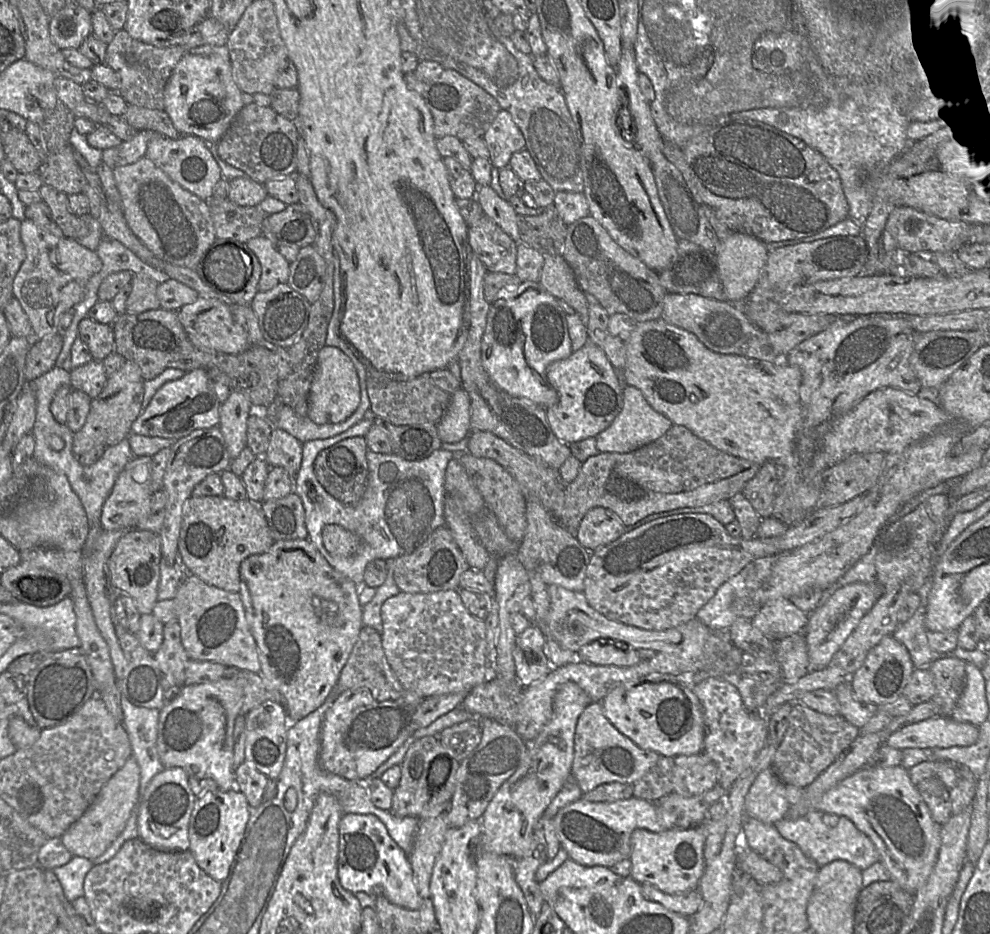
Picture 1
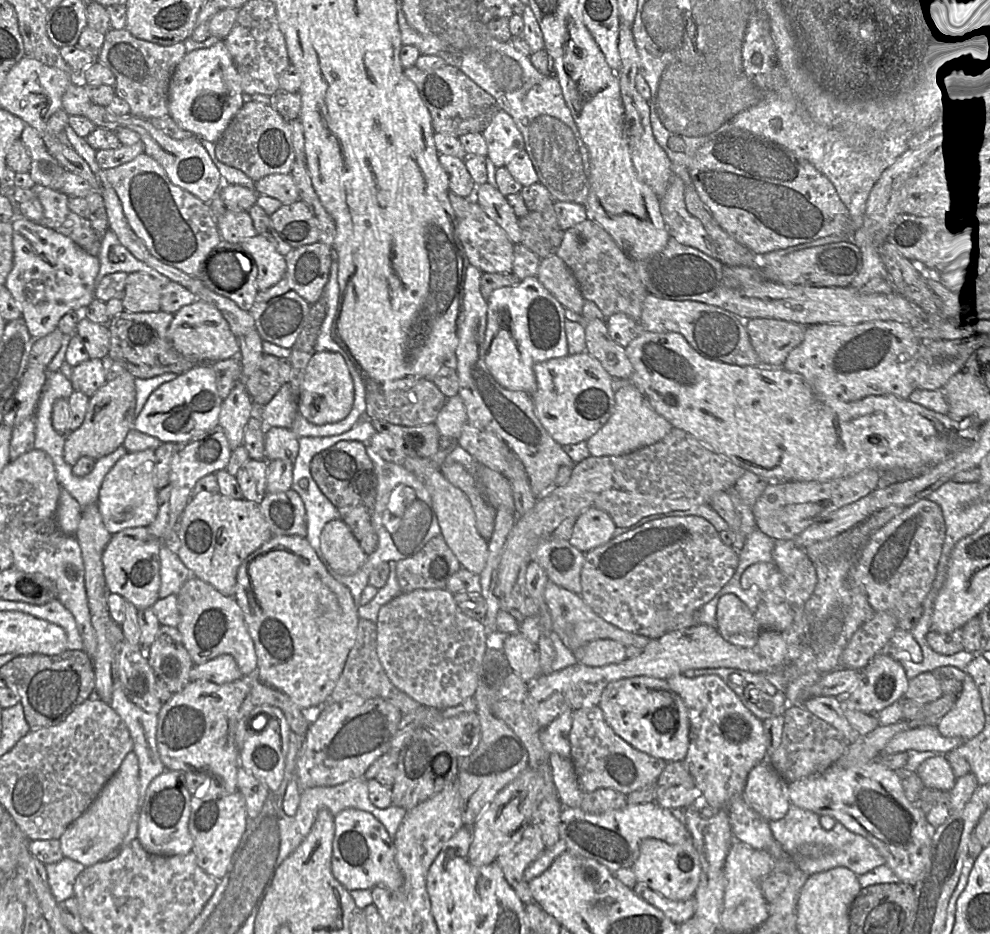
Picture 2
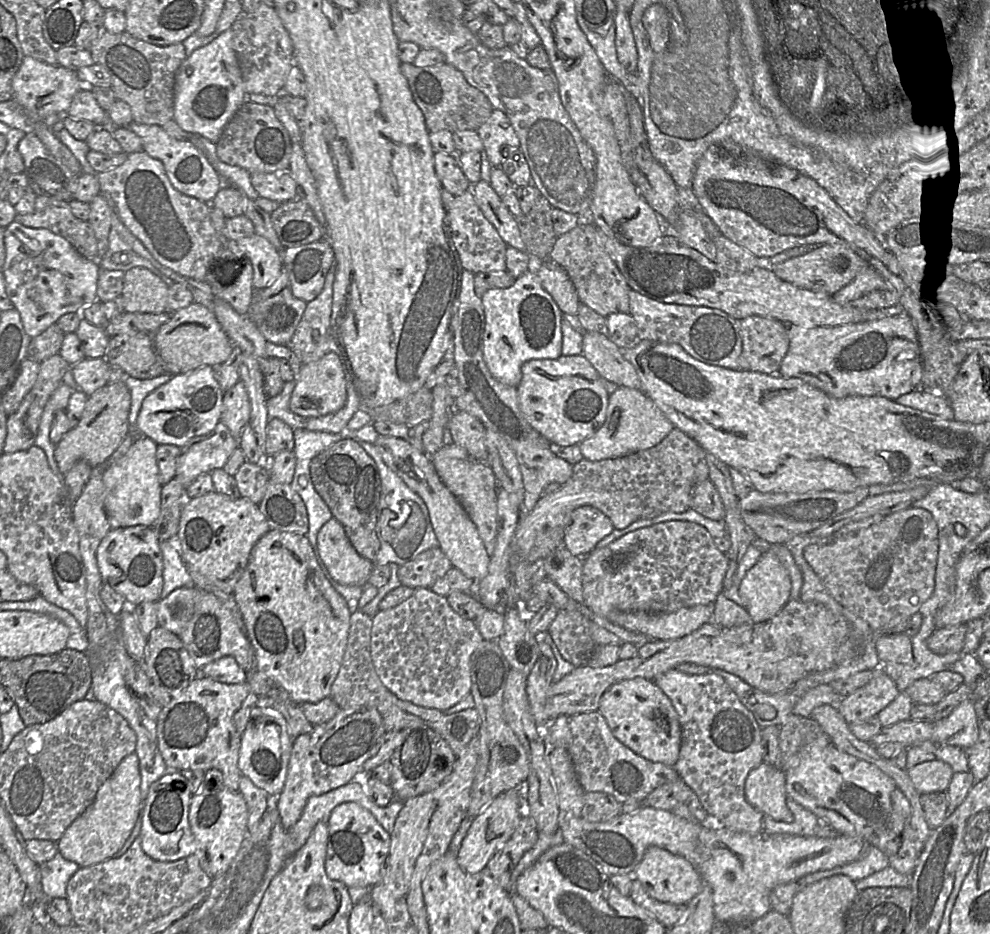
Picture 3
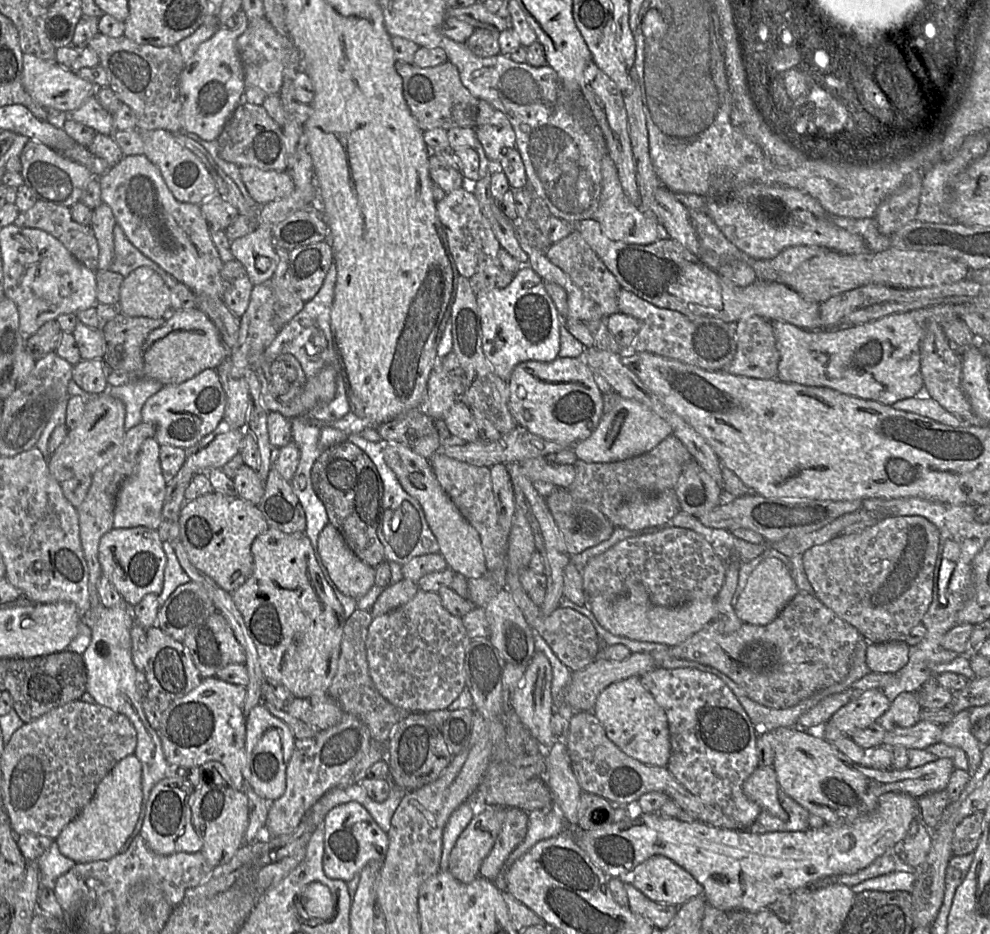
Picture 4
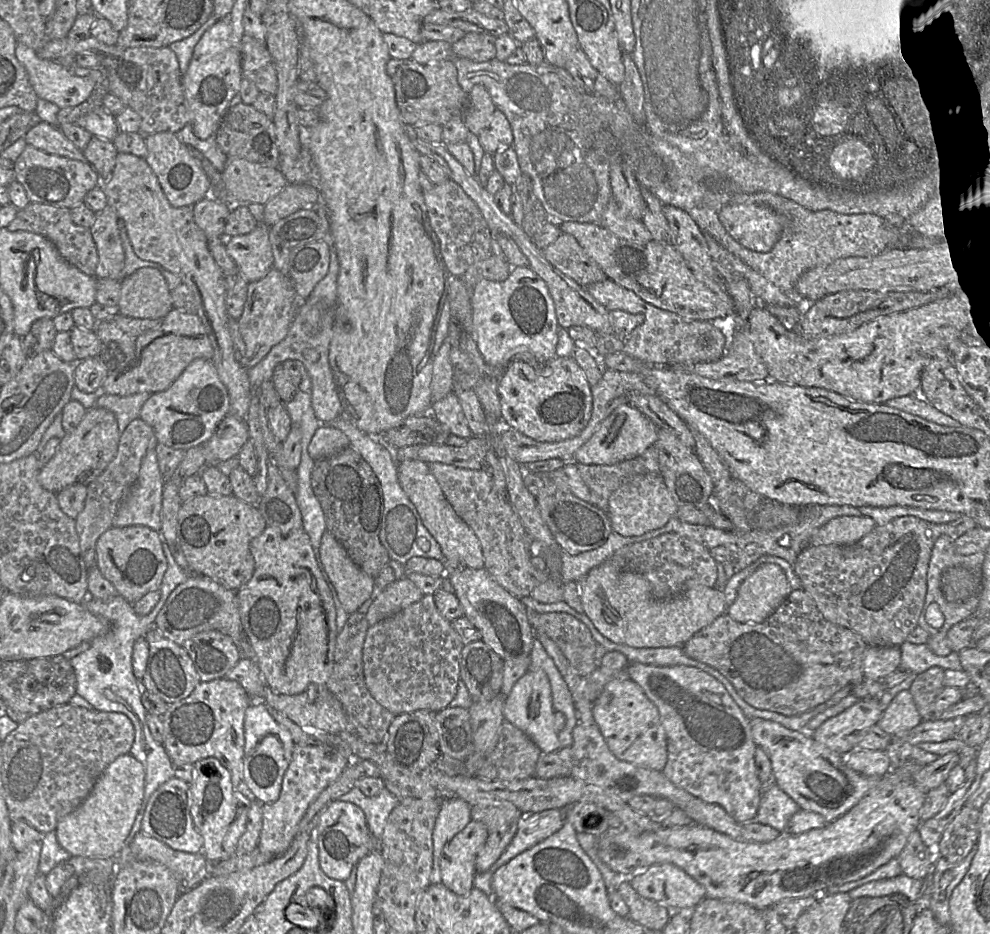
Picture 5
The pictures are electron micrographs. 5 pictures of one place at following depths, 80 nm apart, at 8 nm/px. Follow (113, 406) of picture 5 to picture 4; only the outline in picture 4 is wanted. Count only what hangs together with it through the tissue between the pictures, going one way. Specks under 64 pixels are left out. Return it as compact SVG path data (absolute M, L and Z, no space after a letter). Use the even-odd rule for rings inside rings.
M132 379L117 387L108 387L107 393L120 399L126 408L126 431L142 422L142 408L146 401L165 386L154 379Z

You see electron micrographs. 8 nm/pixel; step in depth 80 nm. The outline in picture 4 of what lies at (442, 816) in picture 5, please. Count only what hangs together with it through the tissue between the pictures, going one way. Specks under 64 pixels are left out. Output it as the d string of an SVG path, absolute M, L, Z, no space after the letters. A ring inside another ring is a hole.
M472 799L462 803L450 815L442 835L442 855L439 865L440 870L447 870L448 859L452 848L454 847L458 837L468 826L474 815L478 811L478 807L472 803Z

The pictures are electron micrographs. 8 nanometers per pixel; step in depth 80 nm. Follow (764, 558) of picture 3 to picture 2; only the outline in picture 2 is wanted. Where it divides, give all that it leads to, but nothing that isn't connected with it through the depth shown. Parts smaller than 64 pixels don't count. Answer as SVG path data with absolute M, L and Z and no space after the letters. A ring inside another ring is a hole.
M758 562L748 567L741 576L743 589L757 586L760 602L779 602L784 600L783 576L773 562Z

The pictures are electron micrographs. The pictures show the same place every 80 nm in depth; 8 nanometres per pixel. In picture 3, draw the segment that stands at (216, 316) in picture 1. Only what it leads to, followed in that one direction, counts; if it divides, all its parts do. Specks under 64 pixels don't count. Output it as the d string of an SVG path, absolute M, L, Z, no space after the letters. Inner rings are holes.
M196 302L171 313L168 322L160 327L155 337L155 349L164 362L165 374L171 375L191 372L203 366L220 365L229 358L233 347L215 313Z

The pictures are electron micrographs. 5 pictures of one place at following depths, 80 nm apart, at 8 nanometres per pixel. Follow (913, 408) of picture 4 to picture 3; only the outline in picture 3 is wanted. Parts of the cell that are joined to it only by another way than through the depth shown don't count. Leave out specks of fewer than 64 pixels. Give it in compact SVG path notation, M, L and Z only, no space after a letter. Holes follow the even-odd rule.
M917 388L895 401L903 406L930 413L945 420L954 420L954 412L947 398L937 391Z

